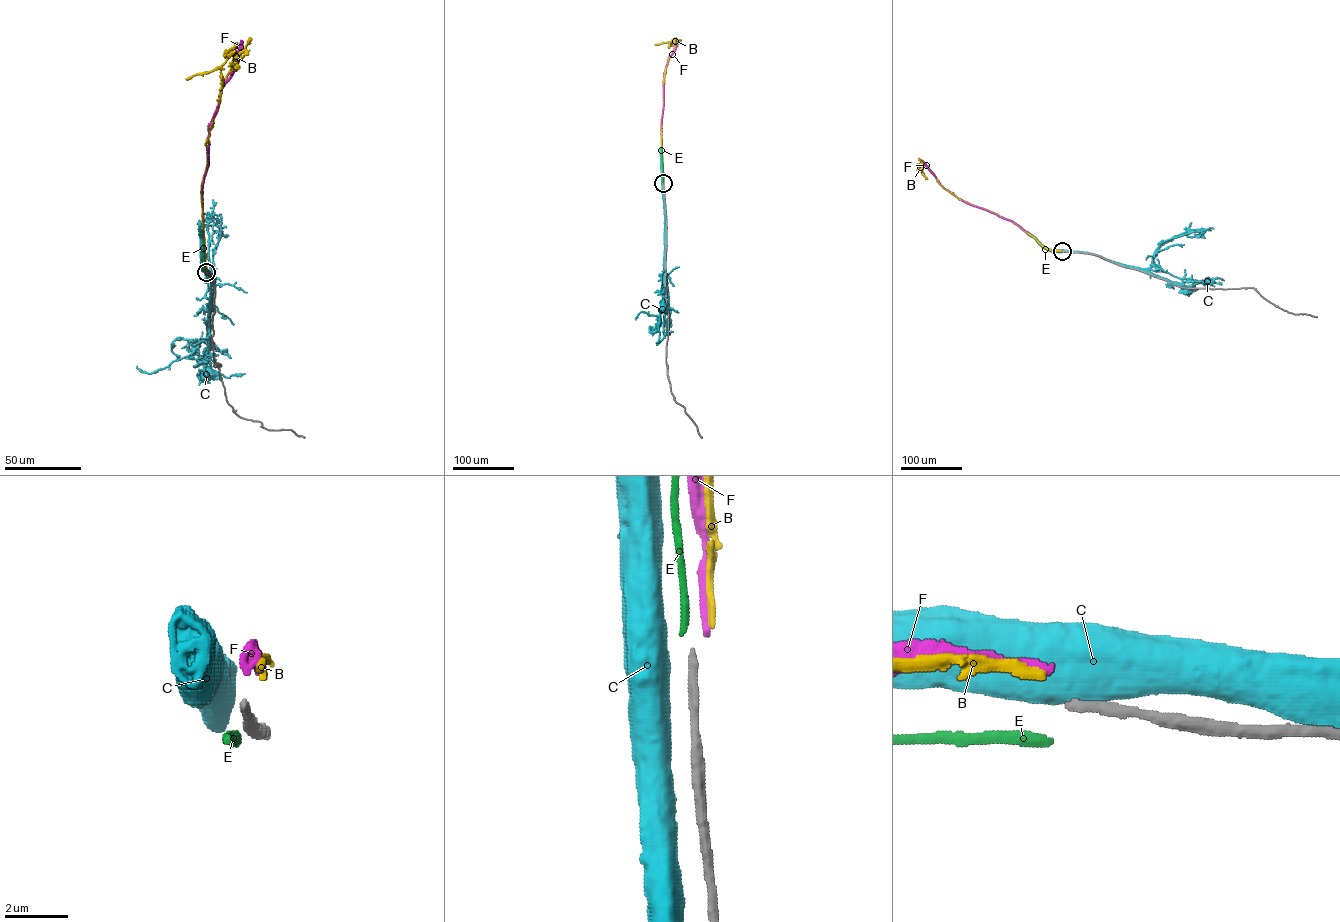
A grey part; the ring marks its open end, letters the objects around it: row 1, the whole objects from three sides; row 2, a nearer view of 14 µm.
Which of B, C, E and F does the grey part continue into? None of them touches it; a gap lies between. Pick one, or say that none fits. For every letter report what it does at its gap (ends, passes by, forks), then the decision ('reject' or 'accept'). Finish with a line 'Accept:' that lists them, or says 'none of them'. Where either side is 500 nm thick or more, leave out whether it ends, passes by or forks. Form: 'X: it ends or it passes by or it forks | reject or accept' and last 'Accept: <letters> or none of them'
B: it ends | reject
C: reject
E: it ends | reject
F: it ends | reject
Accept: none of them

